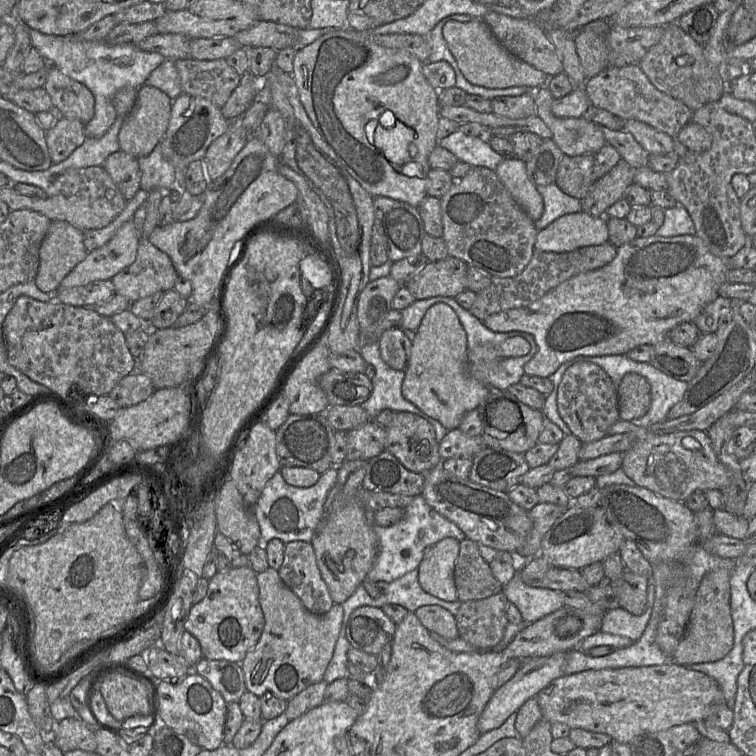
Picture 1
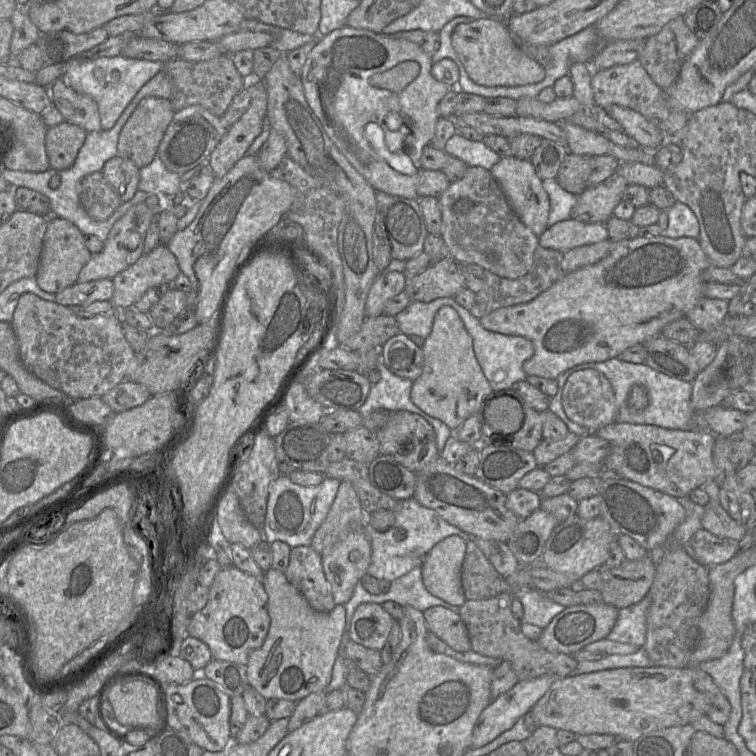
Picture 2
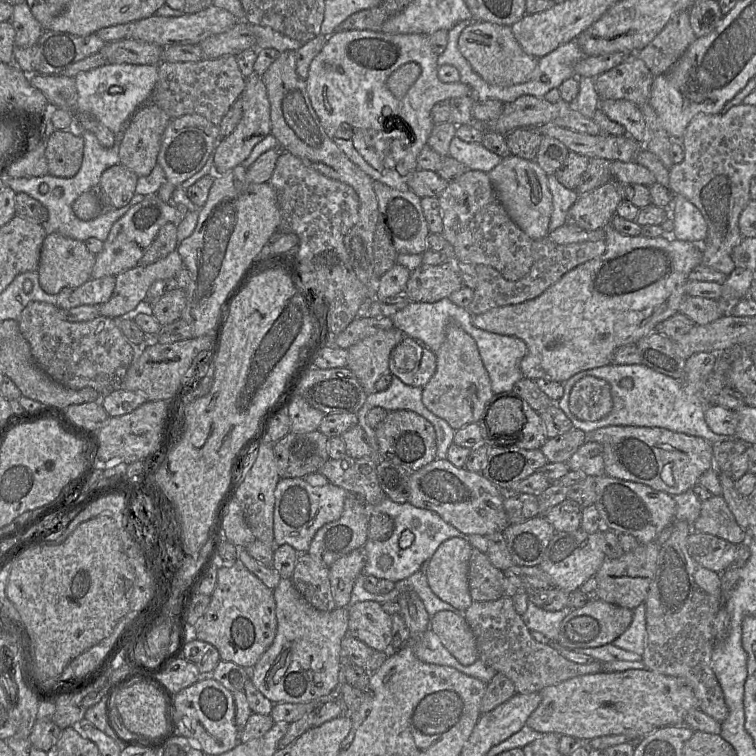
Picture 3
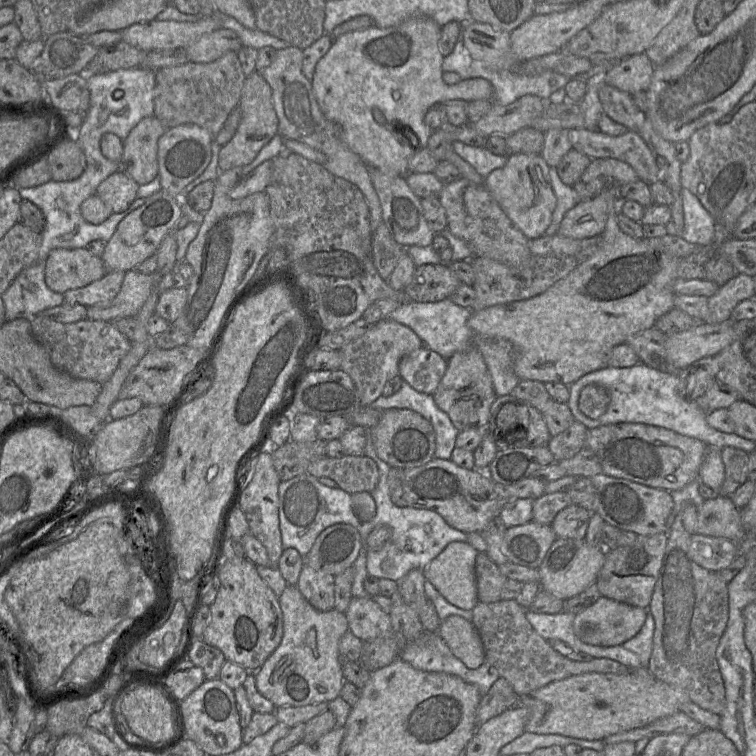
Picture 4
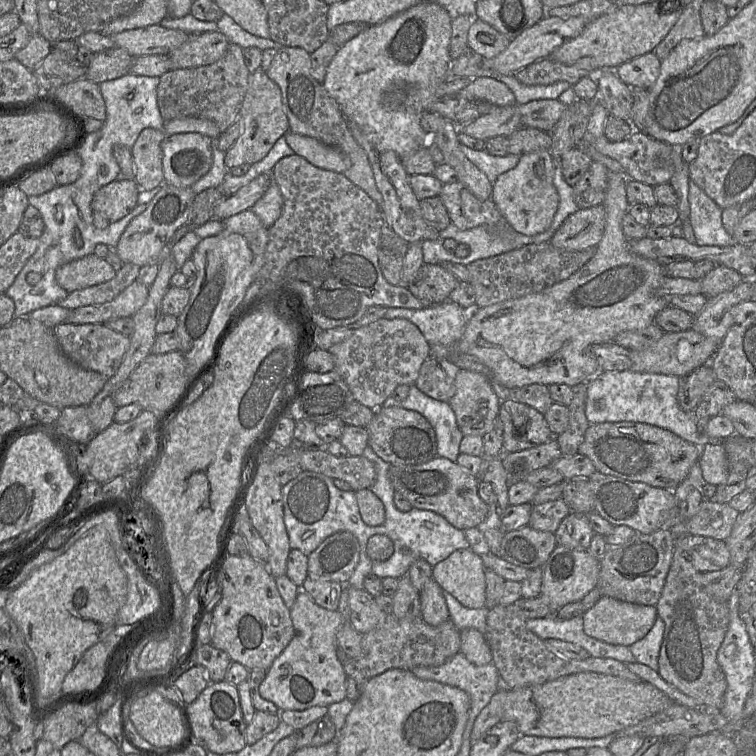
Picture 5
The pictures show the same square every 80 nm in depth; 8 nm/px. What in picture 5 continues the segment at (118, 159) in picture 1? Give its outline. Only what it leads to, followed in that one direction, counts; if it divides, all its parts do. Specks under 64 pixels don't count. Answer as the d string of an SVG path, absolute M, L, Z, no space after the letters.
M119 177L102 186L91 201L91 209L115 222L128 215L138 204L139 186L134 179Z

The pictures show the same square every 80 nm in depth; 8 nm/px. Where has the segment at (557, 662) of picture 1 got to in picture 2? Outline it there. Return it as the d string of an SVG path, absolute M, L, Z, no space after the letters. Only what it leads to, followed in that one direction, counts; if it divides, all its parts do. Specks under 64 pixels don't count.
M544 675L518 681L510 690L492 700L477 719L471 748L480 748L512 728L535 706L555 680L556 677Z

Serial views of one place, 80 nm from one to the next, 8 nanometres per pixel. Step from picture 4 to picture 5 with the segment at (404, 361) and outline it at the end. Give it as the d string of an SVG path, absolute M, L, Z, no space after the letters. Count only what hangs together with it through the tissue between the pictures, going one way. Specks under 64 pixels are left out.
M430 355L422 364L414 385L427 396L448 403L455 394L455 377L459 370L448 359Z

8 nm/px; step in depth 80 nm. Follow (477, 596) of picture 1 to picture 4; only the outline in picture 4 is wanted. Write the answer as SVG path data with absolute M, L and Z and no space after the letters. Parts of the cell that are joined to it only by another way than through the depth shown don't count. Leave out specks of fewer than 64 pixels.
M478 553L475 561L475 578L478 600L493 603L501 600L501 592L506 578L486 553Z

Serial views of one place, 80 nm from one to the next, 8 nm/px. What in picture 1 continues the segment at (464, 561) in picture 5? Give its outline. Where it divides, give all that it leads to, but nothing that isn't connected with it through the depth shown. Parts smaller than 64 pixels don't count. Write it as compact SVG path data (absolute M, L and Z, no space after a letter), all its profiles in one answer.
M453 537L444 538L424 554L418 570L422 589L447 602L458 600L454 581L455 562L459 554L459 541Z

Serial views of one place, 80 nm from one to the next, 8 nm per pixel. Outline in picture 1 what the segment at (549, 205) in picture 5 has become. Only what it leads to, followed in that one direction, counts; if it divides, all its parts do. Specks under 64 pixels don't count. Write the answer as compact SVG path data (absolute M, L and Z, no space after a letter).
M504 158L495 173L525 213L534 222L537 221L543 214L543 198L527 175L525 161Z

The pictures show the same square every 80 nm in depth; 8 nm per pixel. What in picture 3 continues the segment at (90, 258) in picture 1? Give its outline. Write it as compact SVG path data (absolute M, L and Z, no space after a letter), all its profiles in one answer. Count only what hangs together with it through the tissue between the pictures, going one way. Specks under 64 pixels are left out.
M155 194L146 196L144 201L131 207L117 220L104 241L102 251L96 255L91 278L117 276L138 265L147 248L155 240L160 228L175 219L176 207L158 198Z

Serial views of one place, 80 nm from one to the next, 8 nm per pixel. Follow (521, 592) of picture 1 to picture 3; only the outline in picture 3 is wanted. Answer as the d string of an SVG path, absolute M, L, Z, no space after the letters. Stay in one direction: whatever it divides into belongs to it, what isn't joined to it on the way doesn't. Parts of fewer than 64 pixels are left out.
M529 600L527 610L522 618L530 631L541 632L551 642L556 642L561 622L567 616L569 610L569 608L564 608L558 611L546 611Z

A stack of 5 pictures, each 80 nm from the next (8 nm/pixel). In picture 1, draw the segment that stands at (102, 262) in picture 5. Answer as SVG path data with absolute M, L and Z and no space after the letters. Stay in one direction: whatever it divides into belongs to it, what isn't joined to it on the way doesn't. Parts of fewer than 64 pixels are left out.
M51 221L39 249L36 286L42 292L55 293L61 281L87 254L82 230L66 221Z

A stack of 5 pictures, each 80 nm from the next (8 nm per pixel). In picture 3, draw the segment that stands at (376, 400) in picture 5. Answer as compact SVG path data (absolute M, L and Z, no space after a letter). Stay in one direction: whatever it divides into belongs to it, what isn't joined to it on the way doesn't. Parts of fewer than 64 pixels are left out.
M393 327L366 337L347 349L346 367L354 373L367 396L376 392L378 379L390 373L390 353L405 337L402 331Z

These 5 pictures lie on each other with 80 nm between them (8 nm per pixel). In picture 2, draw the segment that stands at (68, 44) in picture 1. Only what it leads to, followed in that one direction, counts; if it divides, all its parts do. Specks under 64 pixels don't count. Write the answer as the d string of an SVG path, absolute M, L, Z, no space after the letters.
M121 54L113 57L101 57L97 59L73 57L66 62L66 71L62 75L61 79L67 86L80 94L91 97L97 103L101 129L105 131L111 129L115 125L124 109L131 102L141 87L161 71L164 64L165 63L162 61L128 58Z

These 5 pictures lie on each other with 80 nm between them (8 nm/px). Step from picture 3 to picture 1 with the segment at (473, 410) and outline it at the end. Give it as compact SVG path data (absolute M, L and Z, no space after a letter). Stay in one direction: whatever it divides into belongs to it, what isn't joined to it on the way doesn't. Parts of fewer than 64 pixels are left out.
M445 303L432 305L425 313L412 340L411 354L402 383L402 395L421 411L439 421L448 431L459 428L464 416L478 409L491 393L491 388L467 371L467 334L453 308Z

